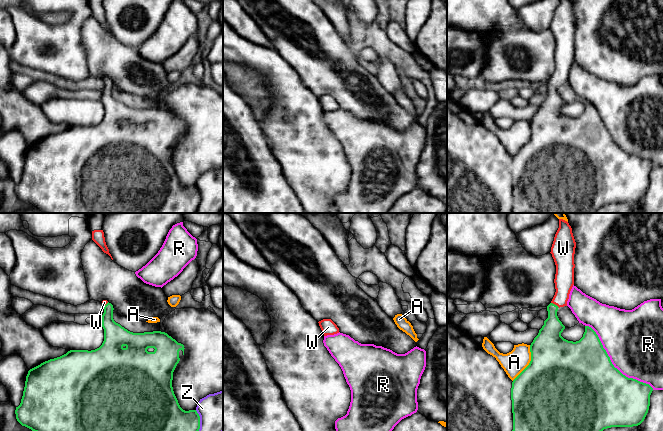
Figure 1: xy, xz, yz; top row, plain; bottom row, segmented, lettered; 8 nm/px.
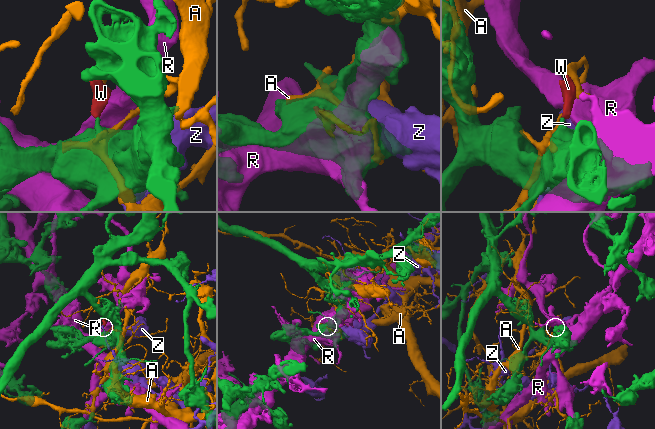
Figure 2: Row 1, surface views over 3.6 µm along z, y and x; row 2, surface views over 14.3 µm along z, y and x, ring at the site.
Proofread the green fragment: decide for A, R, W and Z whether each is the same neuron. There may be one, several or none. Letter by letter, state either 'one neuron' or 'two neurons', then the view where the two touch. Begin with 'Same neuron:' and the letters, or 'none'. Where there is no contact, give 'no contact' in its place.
Same neuron: W
A: two neurons; meets green in yz
R: two neurons; meets green in yz
W: one neuron; meets green in yz
Z: two neurons; meets green in xy

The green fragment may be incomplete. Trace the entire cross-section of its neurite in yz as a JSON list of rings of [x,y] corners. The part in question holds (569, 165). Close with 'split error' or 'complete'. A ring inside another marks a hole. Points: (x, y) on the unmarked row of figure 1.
[[[559,0],[550,28],[556,41],[554,55],[556,68],[547,82],[548,94],[530,121],[531,137],[512,158],[512,213],[597,213],[607,204],[638,202],[648,189],[653,164],[649,160],[626,153],[615,144],[598,111],[591,103],[585,102],[583,113],[576,118],[568,117],[561,112],[565,102],[559,96],[557,87],[560,83],[567,82],[574,61],[575,24],[576,18],[571,2]]] | split error

